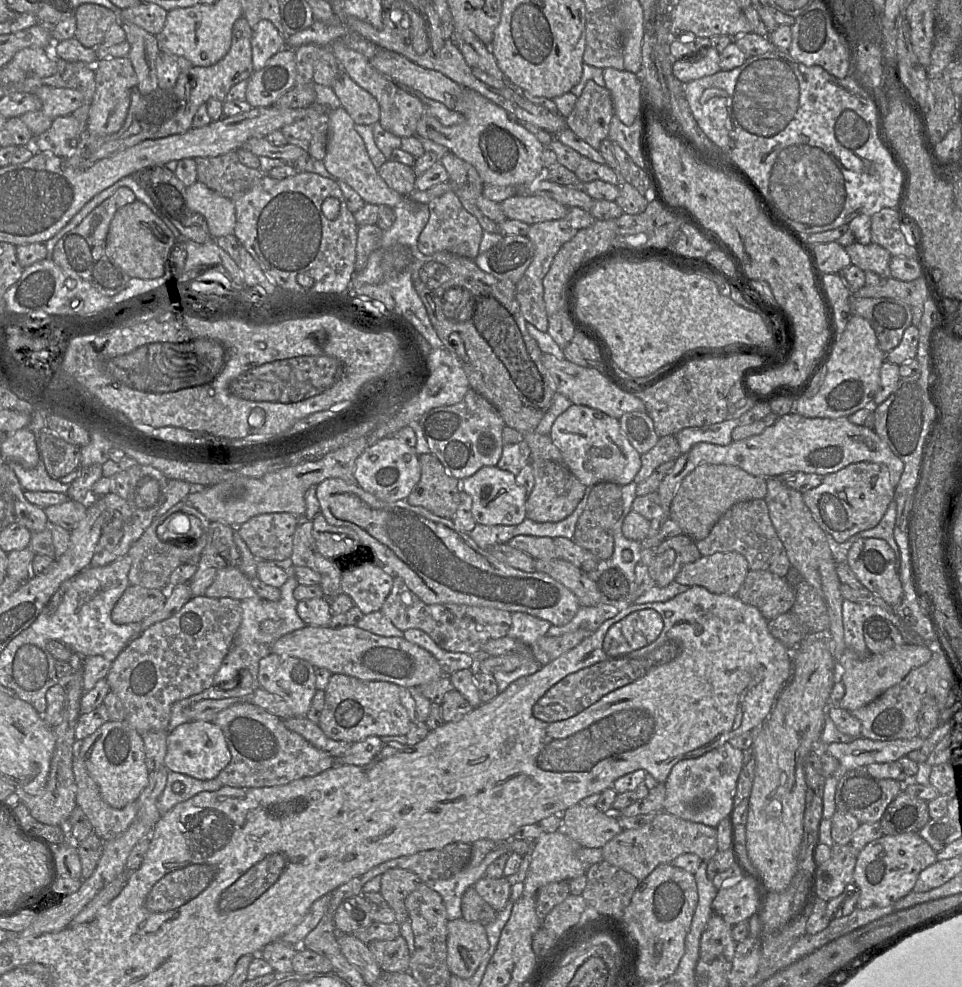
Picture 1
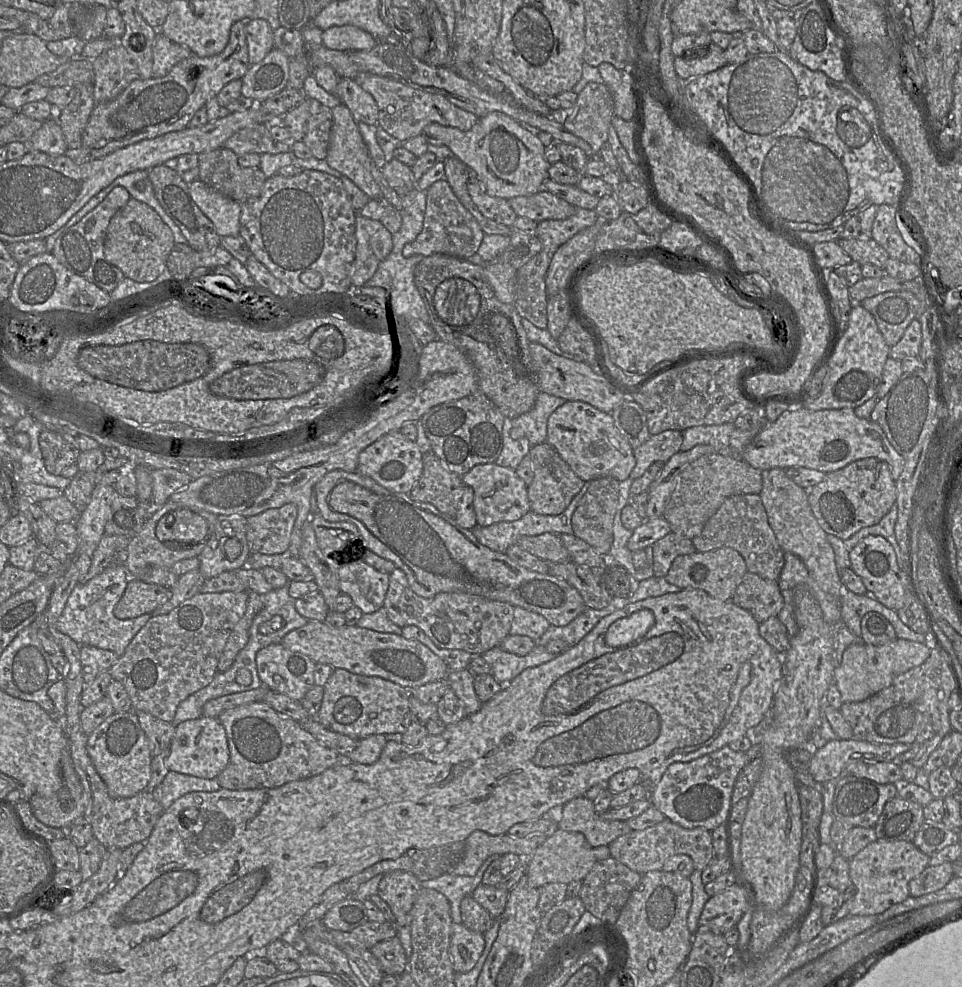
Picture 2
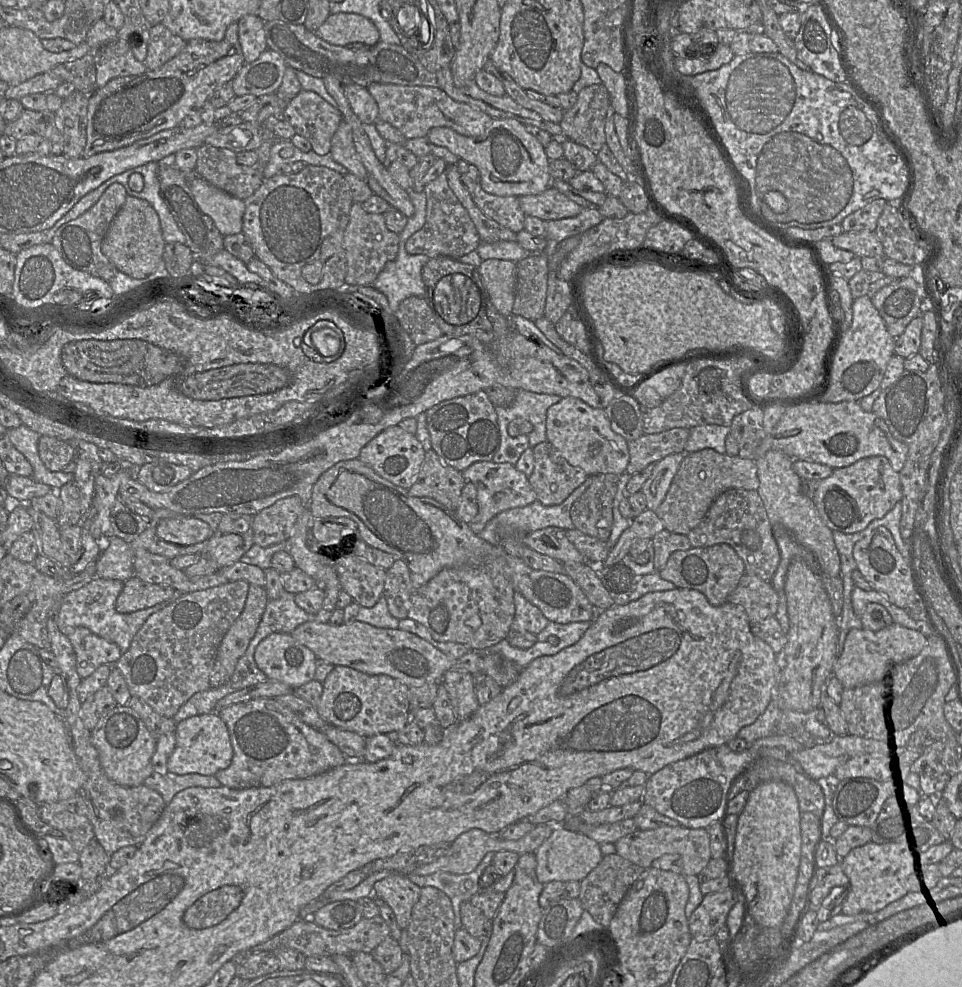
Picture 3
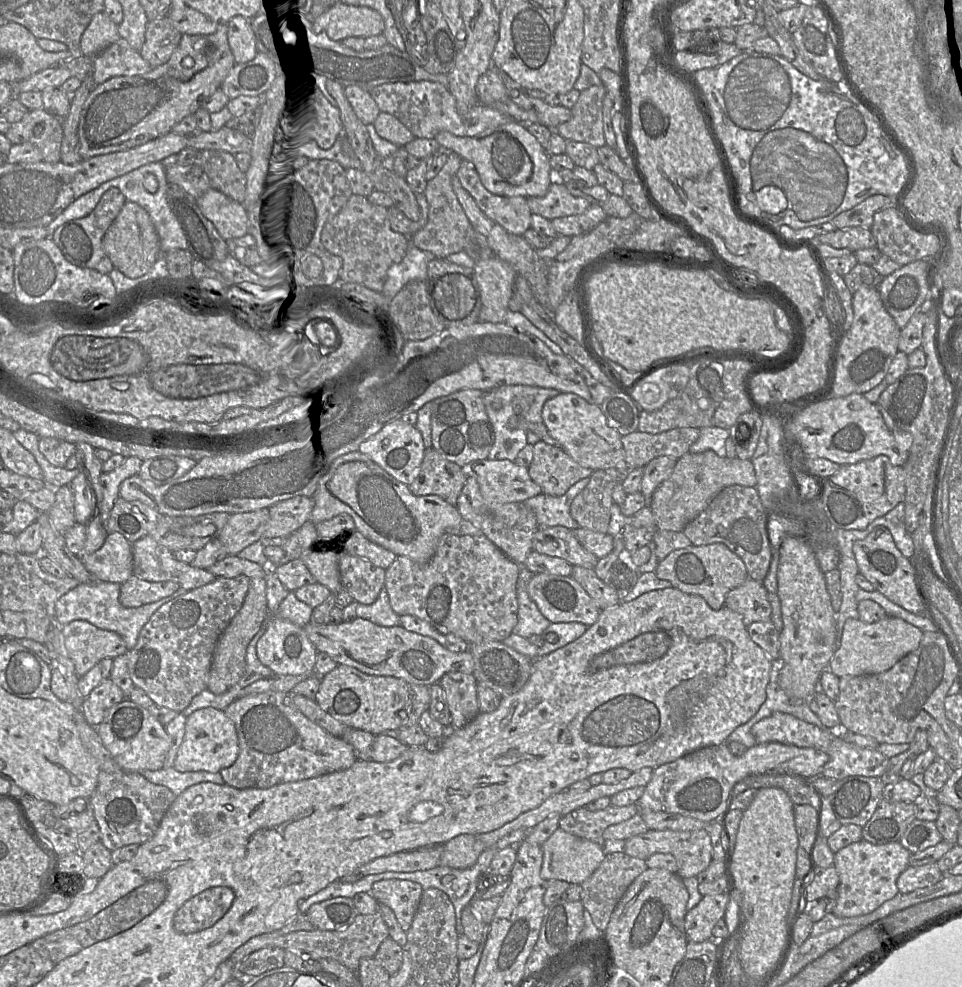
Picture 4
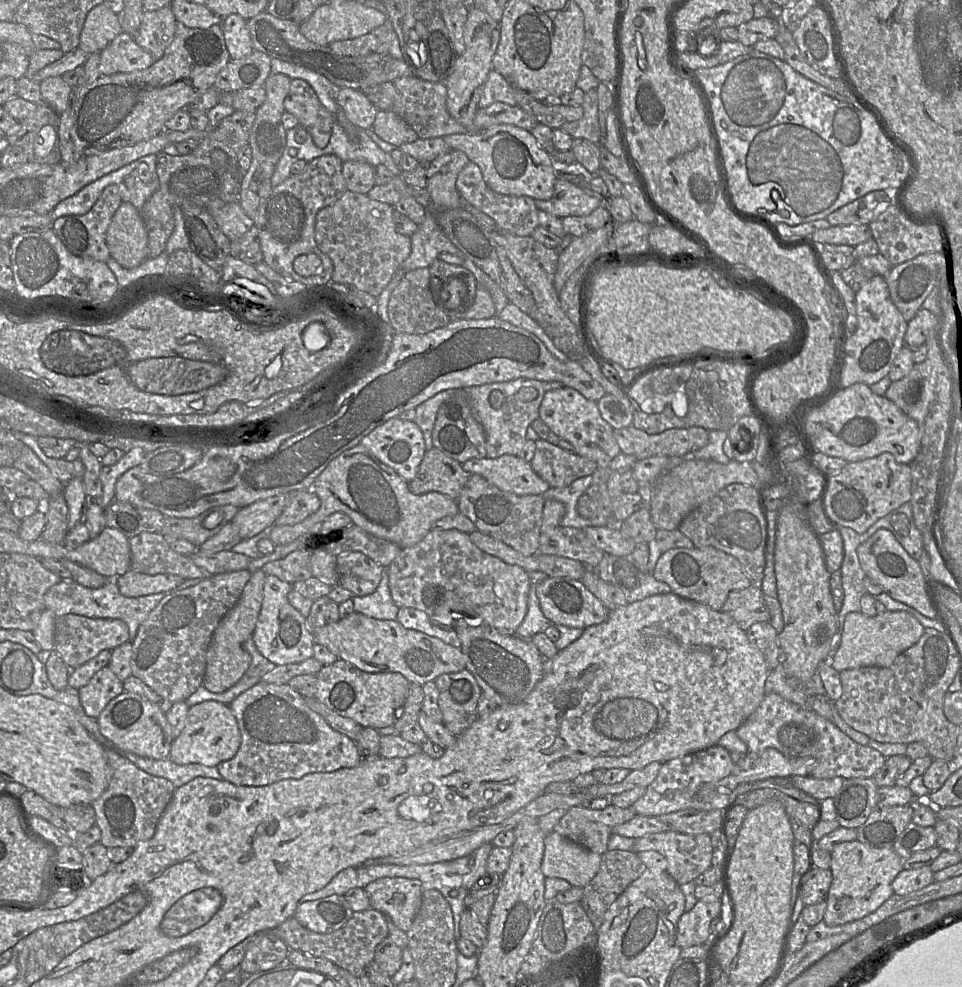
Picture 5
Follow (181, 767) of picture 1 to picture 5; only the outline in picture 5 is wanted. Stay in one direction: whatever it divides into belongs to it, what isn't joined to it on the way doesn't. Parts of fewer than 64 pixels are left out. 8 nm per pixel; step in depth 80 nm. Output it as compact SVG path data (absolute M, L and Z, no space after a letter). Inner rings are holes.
M213 700L204 701L188 709L186 724L171 744L169 759L178 765L197 763L216 767L232 759L240 743L240 730L229 705Z

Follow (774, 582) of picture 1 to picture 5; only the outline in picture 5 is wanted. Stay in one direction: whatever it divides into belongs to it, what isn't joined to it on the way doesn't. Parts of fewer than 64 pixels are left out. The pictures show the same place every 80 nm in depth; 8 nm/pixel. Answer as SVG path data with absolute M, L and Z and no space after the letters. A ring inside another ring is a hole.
M759 584L731 591L722 611L730 615L745 632L755 623L770 622L769 607Z

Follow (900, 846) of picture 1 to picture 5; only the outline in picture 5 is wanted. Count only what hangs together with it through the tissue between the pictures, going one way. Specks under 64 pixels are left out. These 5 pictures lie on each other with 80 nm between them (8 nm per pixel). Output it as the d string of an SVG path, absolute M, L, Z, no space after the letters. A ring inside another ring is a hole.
M856 840L842 842L831 852L832 883L826 899L823 921L841 925L861 919L877 910L892 894L892 882L904 869L903 860L894 848L875 848Z

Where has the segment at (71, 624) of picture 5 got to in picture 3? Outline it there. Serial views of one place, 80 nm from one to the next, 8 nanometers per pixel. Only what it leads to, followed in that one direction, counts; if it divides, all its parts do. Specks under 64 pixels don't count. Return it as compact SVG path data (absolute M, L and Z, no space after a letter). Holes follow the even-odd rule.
M85 627L75 628L67 637L76 655L77 673L81 679L90 676L101 665L115 665L122 656L115 643L95 635Z

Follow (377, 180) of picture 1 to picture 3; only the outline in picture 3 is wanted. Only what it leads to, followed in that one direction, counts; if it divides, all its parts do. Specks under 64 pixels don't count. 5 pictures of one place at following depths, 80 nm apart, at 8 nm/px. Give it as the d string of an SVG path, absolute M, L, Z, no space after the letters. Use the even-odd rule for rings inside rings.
M344 120L332 137L330 154L335 162L344 166L350 173L367 181L367 171L356 151L351 126Z

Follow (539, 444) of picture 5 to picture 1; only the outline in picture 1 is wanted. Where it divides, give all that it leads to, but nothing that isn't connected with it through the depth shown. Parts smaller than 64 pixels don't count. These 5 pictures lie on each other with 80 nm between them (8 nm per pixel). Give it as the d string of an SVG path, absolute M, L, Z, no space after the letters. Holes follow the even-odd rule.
M544 459L531 461L534 487L526 501L526 517L538 523L556 523L570 516L581 502L586 486L563 464Z

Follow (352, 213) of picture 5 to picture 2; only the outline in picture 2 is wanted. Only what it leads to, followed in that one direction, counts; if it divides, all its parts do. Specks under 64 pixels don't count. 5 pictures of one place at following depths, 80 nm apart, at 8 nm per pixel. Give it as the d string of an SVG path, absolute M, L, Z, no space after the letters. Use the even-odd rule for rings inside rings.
M356 214L356 250L351 284L362 287L393 249L392 234L381 221Z

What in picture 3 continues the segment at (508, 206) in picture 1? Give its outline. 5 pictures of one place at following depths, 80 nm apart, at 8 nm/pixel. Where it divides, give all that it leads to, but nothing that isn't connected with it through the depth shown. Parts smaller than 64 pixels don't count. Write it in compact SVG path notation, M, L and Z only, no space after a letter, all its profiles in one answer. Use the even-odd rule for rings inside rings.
M549 186L543 193L517 197L520 208L526 216L534 216L544 221L558 220L577 216L583 208Z

